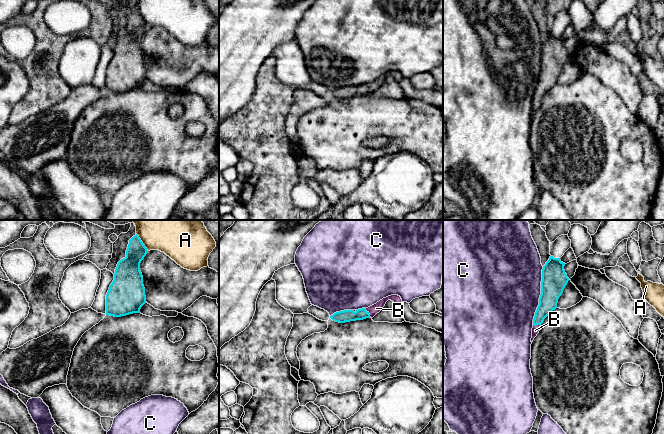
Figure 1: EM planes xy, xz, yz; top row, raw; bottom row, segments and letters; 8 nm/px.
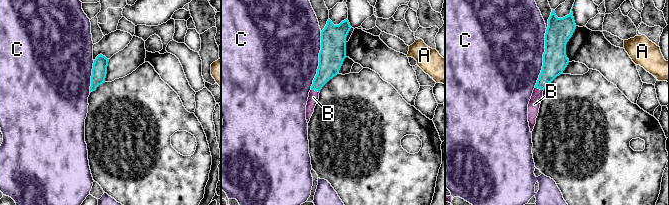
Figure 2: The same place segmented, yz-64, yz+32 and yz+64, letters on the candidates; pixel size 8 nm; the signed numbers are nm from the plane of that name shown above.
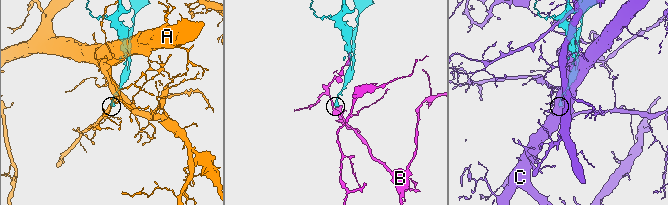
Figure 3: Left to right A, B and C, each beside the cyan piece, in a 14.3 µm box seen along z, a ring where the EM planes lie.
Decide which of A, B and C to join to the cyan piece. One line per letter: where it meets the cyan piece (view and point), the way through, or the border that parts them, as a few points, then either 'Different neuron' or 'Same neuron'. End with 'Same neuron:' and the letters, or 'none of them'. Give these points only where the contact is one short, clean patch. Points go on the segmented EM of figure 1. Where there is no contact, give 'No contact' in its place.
A: Touches cyan at xy (142, 242). Different neuron
B: Touches cyan at xz (367, 312). Path across: xz (344, 316), (367, 312), (376, 308). Same neuron
C: Touches cyan at yz (540, 296). Different neuron
Same neuron: B

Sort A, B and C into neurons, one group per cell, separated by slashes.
A / B / C

